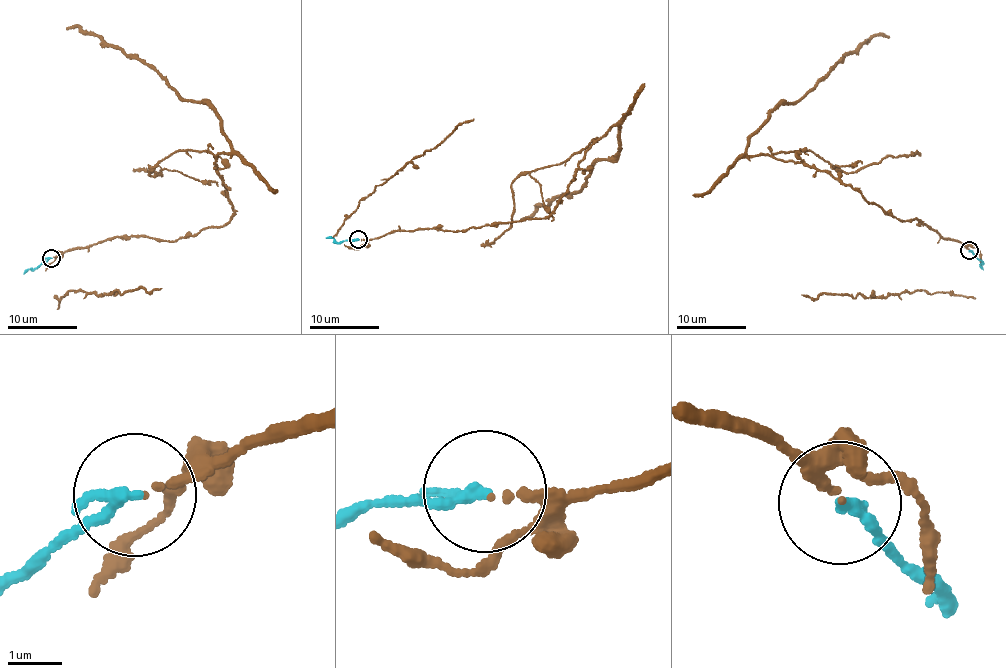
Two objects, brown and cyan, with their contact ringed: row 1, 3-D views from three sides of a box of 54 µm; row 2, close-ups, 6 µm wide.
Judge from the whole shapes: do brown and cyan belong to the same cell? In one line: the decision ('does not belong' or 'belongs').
does not belong

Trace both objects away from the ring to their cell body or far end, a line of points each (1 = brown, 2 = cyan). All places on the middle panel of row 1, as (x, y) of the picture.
1: (359, 240), (544, 218), (585, 150), (621, 126), (614, 157), (593, 163), (578, 191), (549, 199), (521, 219)
2: (359, 239), (337, 243), (325, 238)

